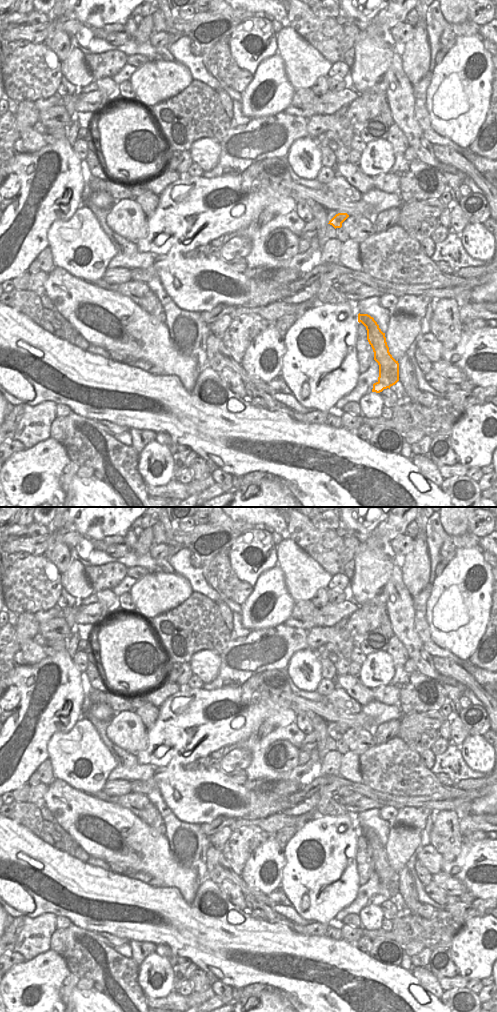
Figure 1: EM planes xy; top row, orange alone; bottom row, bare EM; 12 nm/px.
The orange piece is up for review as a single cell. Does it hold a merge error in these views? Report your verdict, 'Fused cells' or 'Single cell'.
Single cell

